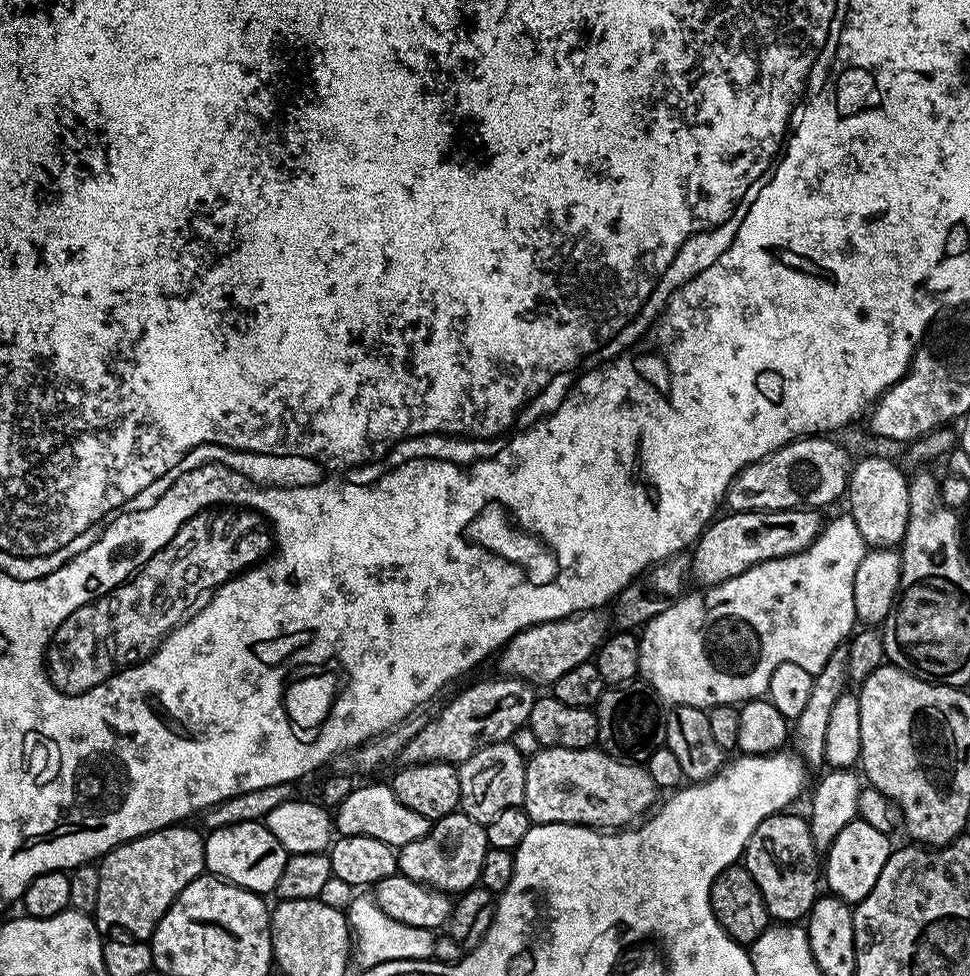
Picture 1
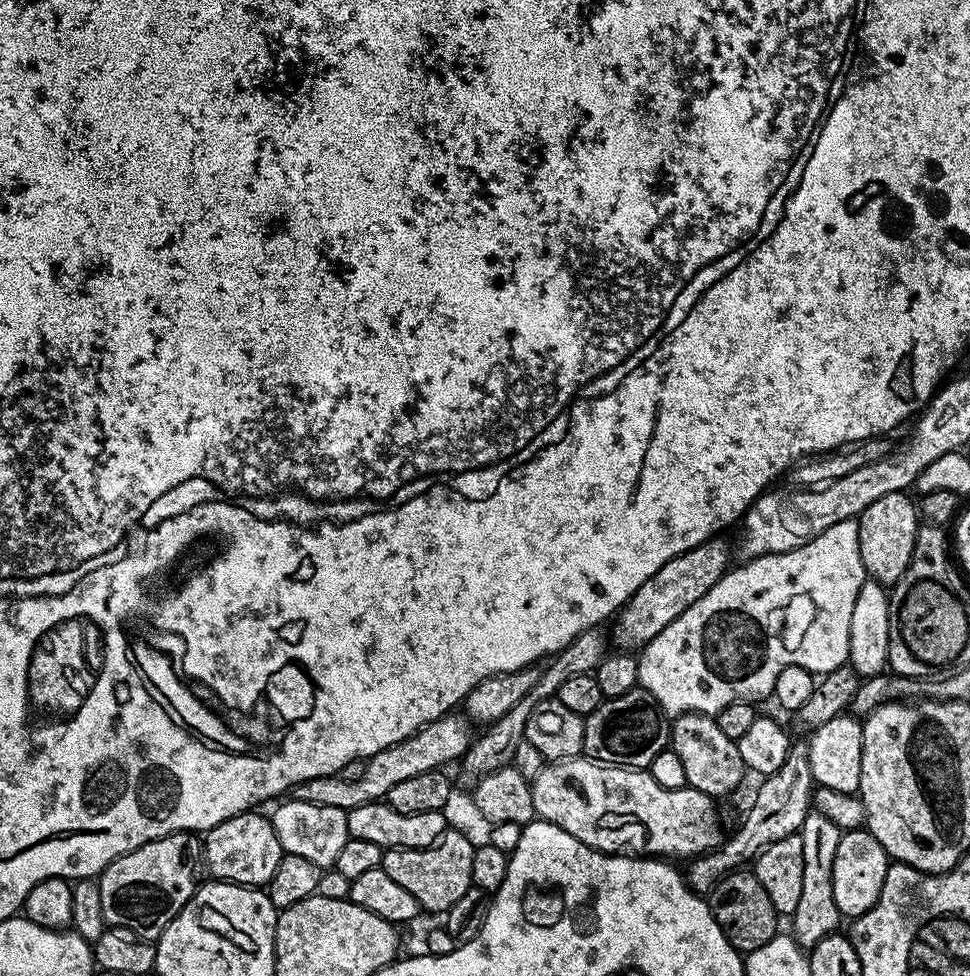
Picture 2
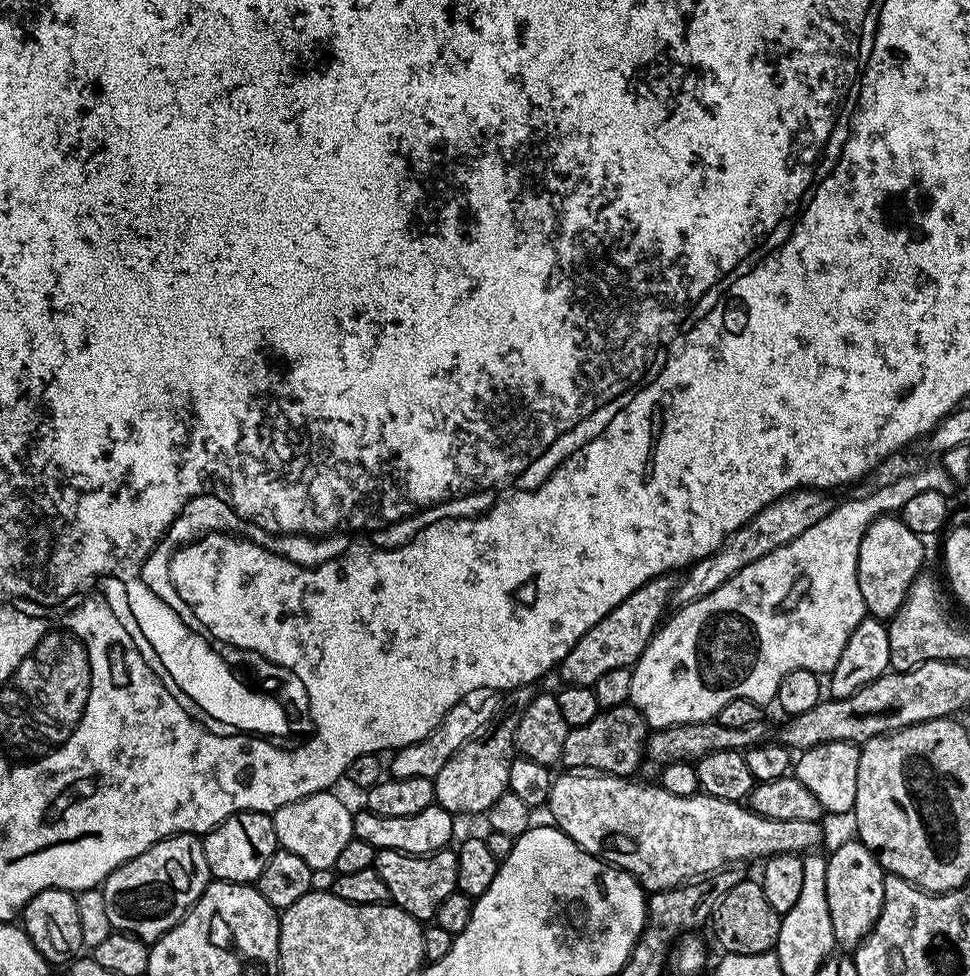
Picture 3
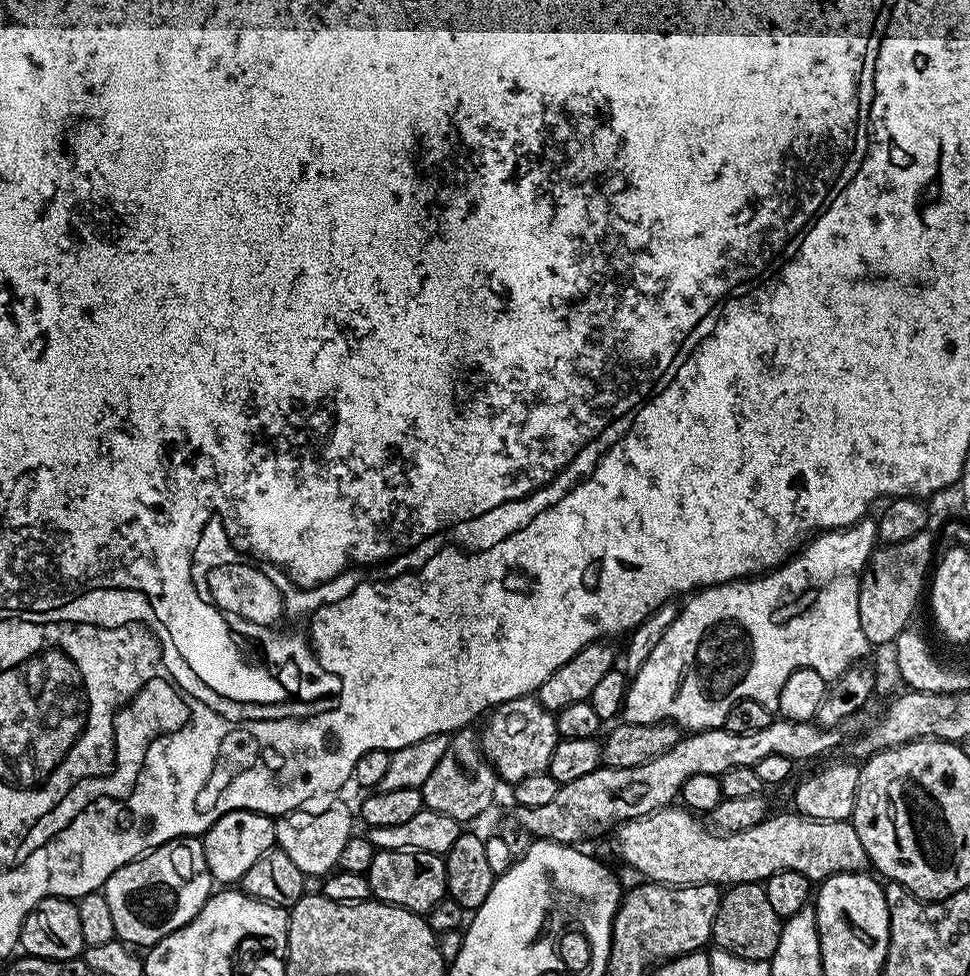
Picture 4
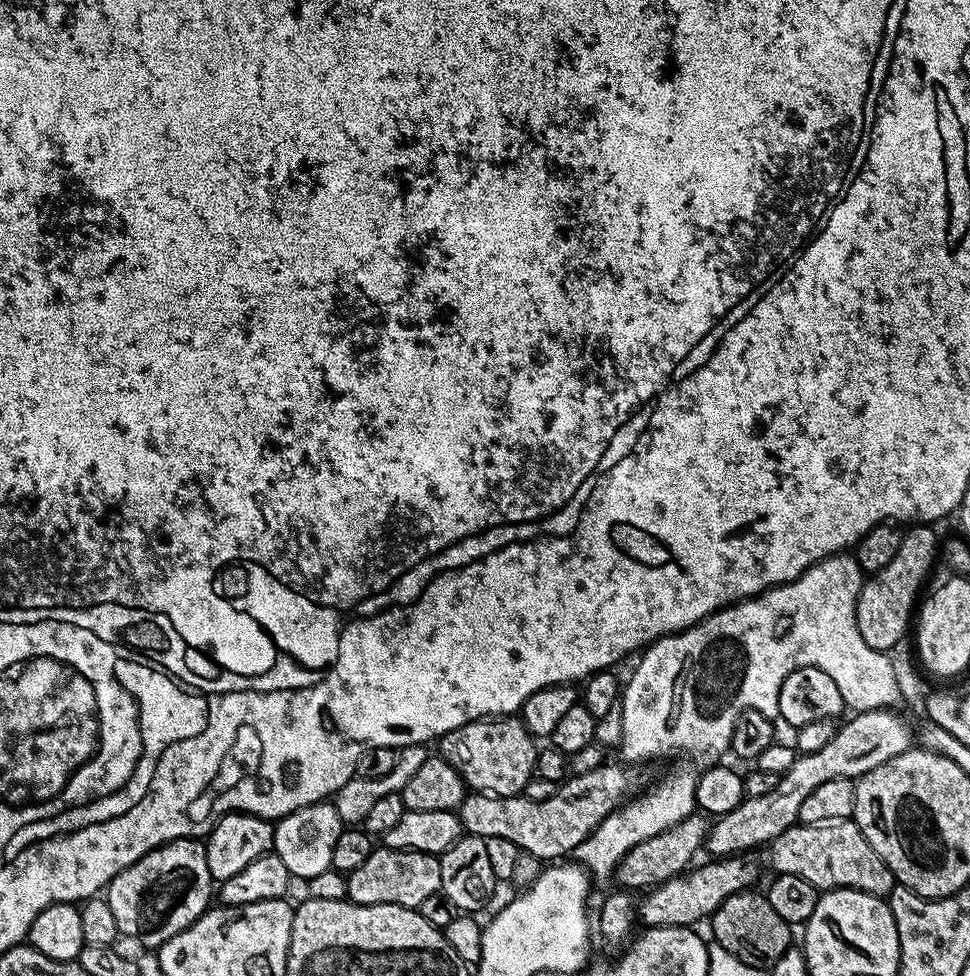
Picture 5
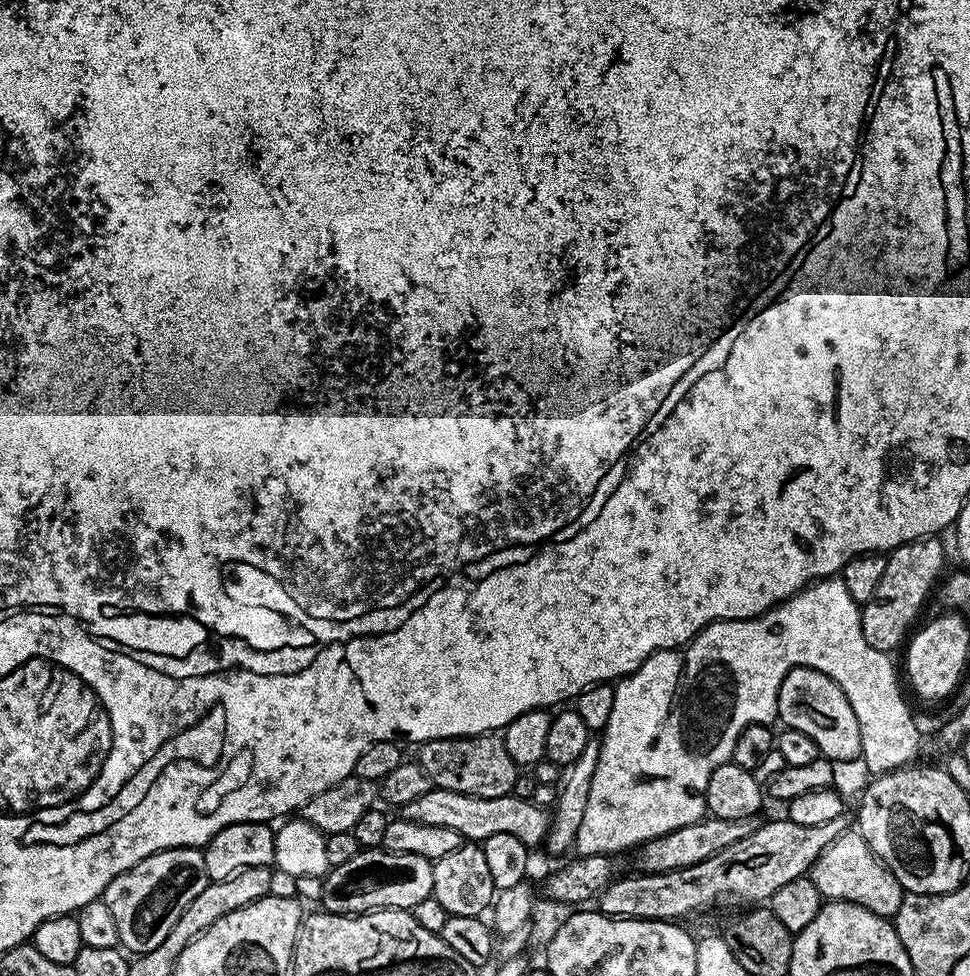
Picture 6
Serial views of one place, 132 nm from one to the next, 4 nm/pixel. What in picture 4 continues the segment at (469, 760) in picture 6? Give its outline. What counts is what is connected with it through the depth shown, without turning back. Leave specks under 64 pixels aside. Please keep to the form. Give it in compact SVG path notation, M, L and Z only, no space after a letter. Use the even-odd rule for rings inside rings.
M535 695L519 696L505 704L497 704L487 713L484 722L484 729L478 732L480 750L503 783L505 780L508 786L515 786L522 778L530 778L530 774L547 772L550 754L554 754L560 735L555 715L546 710Z

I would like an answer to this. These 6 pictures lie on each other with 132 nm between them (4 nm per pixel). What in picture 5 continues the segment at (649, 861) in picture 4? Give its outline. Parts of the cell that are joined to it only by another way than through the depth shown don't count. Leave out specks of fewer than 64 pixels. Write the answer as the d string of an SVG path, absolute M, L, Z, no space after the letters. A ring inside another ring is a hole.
M852 818L833 820L827 824L806 824L786 830L774 841L770 851L773 852L772 860L776 863L775 871L777 873L798 874L802 878L806 878L806 882L810 882L821 890L847 886L881 898L887 897L892 891L893 881L890 879L888 868L874 850L874 846L870 846L870 842L866 842L866 838L860 833L860 827Z

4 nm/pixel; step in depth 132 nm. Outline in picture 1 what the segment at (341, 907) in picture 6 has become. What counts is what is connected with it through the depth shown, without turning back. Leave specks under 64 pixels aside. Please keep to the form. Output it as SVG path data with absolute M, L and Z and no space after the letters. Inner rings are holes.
M457 810L435 821L422 838L399 848L398 872L414 882L437 888L440 892L459 894L479 885L482 858L486 858L488 847L485 825Z

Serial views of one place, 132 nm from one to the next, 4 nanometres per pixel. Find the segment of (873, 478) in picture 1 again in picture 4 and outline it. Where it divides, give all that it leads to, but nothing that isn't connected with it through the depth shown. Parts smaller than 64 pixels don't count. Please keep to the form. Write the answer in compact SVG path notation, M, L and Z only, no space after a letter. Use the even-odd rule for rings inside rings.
M931 531L914 534L914 538L909 538L907 542L886 544L873 551L861 575L858 594L858 618L862 622L862 634L866 634L869 645L891 645L909 627L908 619L920 595L923 592L925 595L930 580L930 569L934 564L932 535Z

